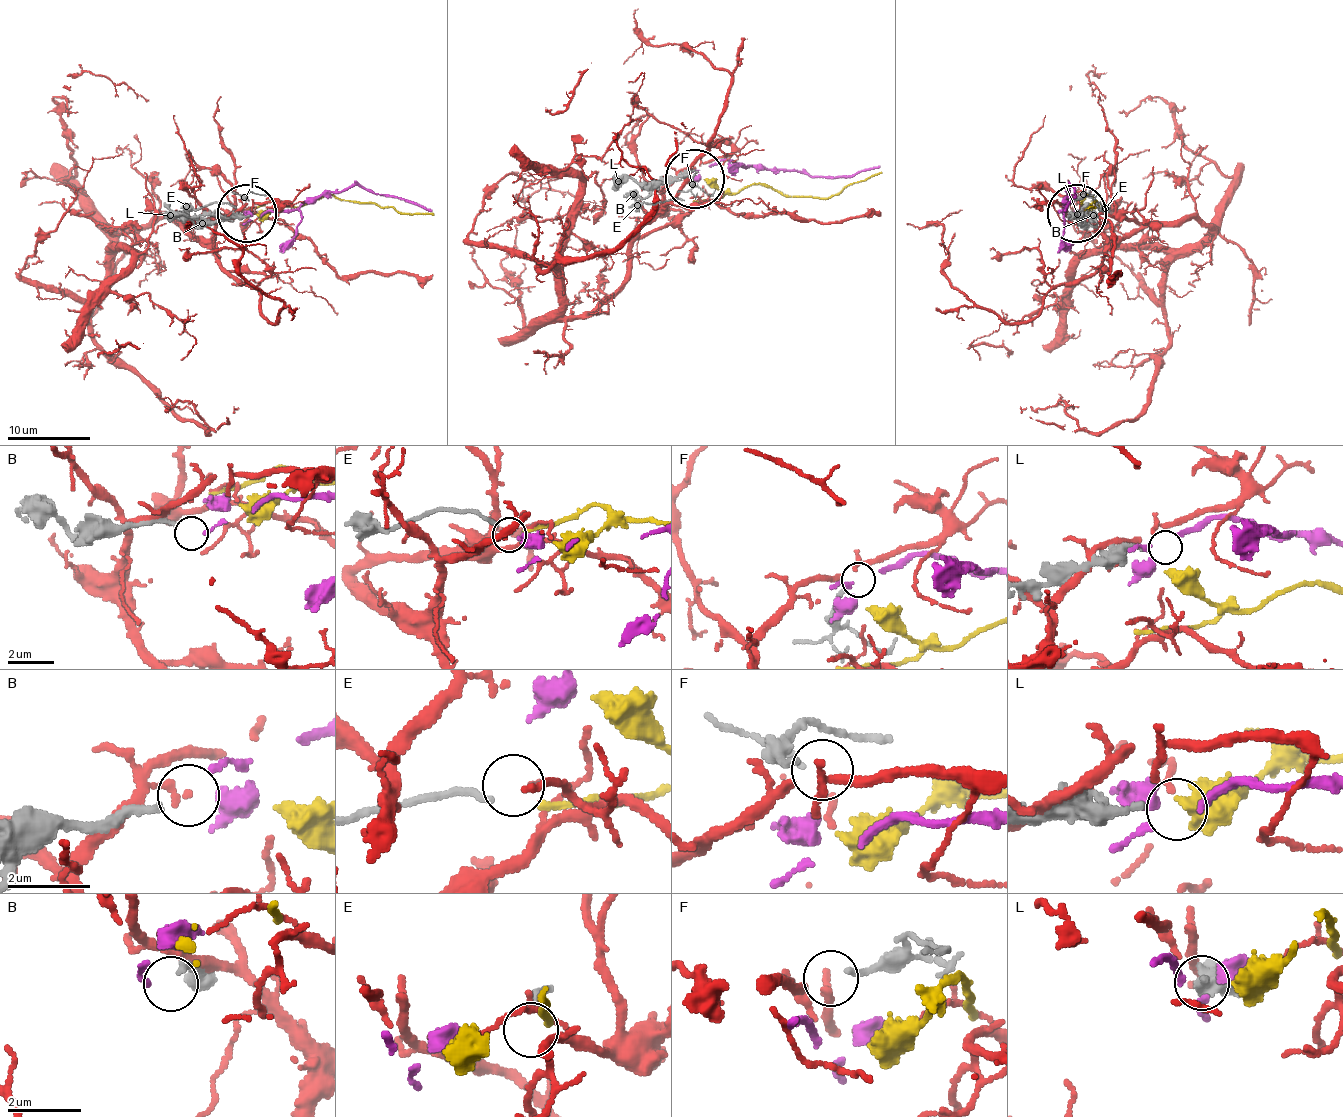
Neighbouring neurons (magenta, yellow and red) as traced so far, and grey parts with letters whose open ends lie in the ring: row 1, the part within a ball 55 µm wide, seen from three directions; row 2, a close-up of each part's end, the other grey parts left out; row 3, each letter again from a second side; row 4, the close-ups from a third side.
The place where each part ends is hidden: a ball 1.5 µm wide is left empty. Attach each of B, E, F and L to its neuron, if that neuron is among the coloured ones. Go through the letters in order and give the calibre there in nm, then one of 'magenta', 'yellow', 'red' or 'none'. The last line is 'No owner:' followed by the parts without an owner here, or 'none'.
B: 180 nm thick; magenta
E: 140 nm thick; yellow
F: 180 nm thick; none
L: 200 nm thick; none
No owner: F, L

